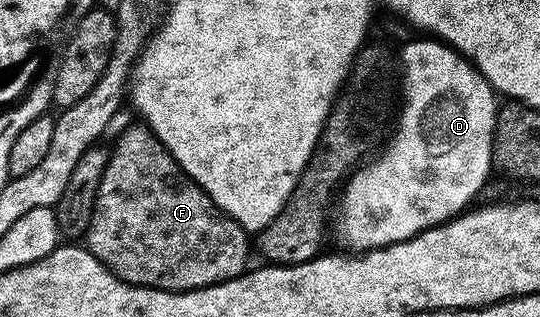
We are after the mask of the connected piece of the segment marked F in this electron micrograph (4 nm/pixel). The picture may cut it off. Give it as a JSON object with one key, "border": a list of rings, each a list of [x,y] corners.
{"border":[[[134,125],[127,128],[121,135],[116,136],[114,143],[117,144],[112,144],[107,173],[103,173],[103,185],[99,185],[97,190],[95,217],[91,217],[91,229],[87,236],[87,250],[111,274],[119,277],[124,283],[130,283],[132,287],[146,287],[156,291],[198,291],[199,289],[214,287],[220,283],[226,283],[246,274],[247,268],[250,266],[250,264],[248,265],[249,247],[251,251],[250,232],[239,226],[223,209],[219,209],[219,205],[215,205],[212,197],[177,164],[173,154],[163,145],[163,141],[159,141],[159,137],[155,137],[153,130],[144,125]]]}

